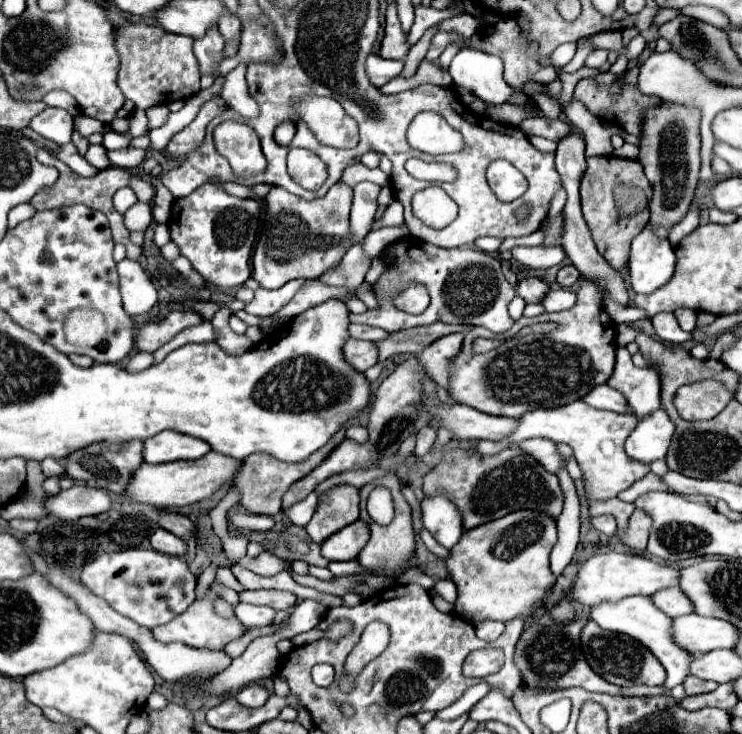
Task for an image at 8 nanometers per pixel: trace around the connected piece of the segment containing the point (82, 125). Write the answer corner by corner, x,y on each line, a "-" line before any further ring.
76,115
74,117
74,129
78,129
84,137
90,137
92,133
106,133
106,131
110,131
110,125
108,127
104,127
100,121
96,121
96,119
90,119
90,117
86,117
86,115

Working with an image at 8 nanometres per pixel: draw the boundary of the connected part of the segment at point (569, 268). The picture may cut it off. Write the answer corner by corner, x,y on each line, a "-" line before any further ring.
564,265
560,271
558,271
558,285
560,287
572,287
580,277
580,271
574,267
574,265

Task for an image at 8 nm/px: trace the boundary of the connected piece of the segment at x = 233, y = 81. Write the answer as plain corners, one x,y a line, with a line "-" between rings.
240,63
234,71
230,71
226,75
226,83
224,83
224,89
222,89
220,95
222,95
222,99
232,109
236,109
242,117
250,119
250,117
256,117
258,115
258,105
248,95
248,87
246,87
244,73
246,73
246,65
244,63

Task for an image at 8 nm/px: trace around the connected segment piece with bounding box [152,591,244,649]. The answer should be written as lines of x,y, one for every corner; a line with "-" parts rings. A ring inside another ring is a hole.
206,591
204,599
200,601
194,601
186,613
174,617
170,623
166,625
160,625
160,627
154,627
152,629
152,635
156,639
160,639
162,643
184,643
188,647
194,647
194,649
224,649
232,639
240,637
242,631
244,631
244,625
232,617
232,619
222,619
214,613
212,609
212,601
216,599
216,595
212,591

